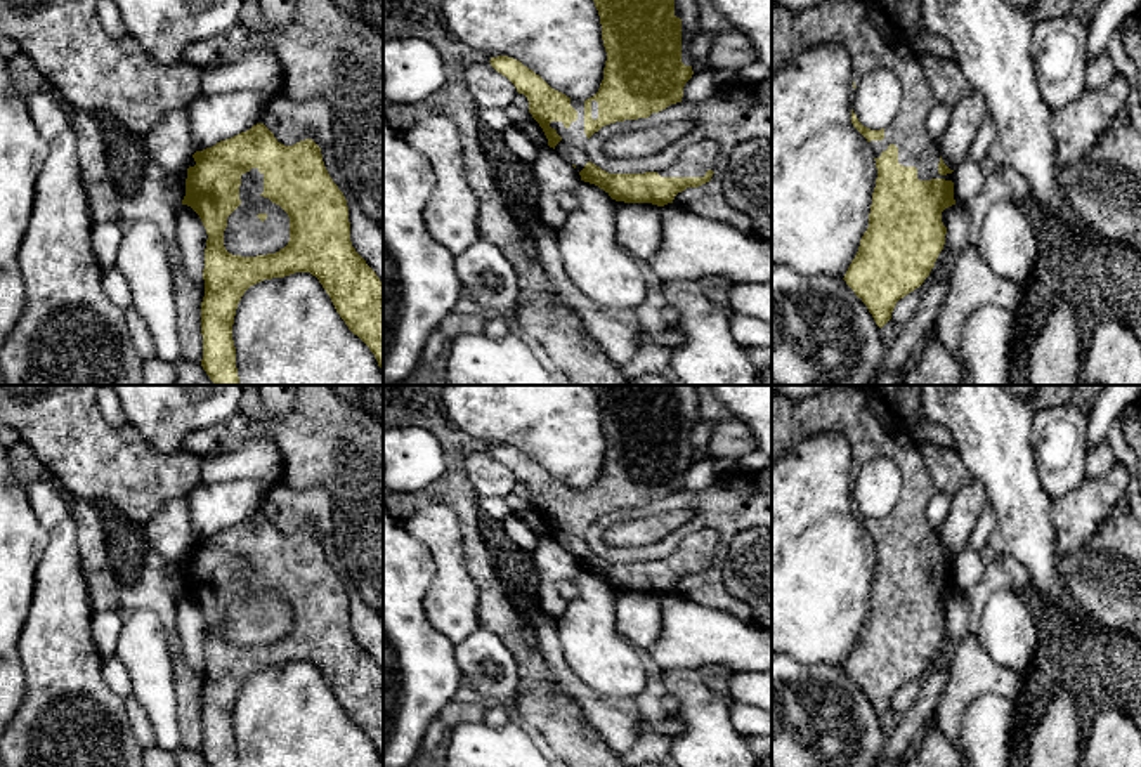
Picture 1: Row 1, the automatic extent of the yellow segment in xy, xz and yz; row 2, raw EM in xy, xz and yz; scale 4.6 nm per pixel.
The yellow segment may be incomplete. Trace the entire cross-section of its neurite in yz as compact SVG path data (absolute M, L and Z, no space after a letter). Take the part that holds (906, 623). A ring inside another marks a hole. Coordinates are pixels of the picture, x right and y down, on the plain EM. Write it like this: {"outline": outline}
{"outline": "M864 385L829 387L801 403L772 390L772 463L806 437L824 432L839 432L851 444L853 477L865 462L879 456L891 458L902 472L900 496L886 517L864 515L851 498L853 515L874 541L877 567L869 616L843 668L883 717L891 708L896 691L924 672L943 639L947 616L942 611L942 600L955 593L954 559L943 552L936 529L926 521L926 507L935 489L919 444L898 420L891 401Z"}

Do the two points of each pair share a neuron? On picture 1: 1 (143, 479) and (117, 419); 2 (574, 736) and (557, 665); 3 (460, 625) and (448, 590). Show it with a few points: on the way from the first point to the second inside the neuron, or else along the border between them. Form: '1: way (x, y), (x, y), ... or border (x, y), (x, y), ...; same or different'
1: border (96, 403), (110, 424), (127, 424); different
2: border (541, 656), (557, 684), (576, 703), (588, 724); different
3: way (455, 616), (451, 599); same

